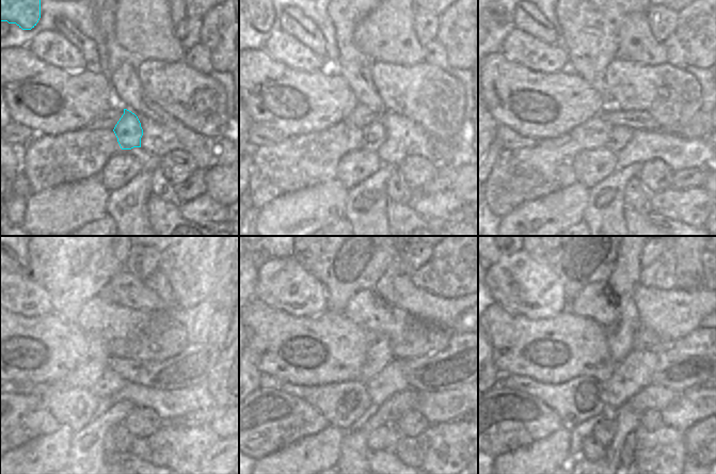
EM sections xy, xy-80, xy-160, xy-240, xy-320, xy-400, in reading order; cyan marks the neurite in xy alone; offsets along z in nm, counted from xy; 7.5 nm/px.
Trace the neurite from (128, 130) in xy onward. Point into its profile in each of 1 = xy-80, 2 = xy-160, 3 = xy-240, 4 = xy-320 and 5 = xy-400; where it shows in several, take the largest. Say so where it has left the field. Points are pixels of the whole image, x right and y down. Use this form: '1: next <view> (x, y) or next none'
1: next xy-80 (374, 135)
2: next xy-160 (620, 137)
3: next xy-240 (145, 379)
4: next xy-320 (391, 380)
5: next xy-400 (635, 373)

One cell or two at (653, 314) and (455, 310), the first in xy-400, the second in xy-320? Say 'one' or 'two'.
one

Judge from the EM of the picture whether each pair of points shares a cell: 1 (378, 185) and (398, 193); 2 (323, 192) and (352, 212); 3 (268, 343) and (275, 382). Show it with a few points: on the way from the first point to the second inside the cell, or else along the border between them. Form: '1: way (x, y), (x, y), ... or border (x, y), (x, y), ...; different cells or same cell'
1: border (398, 170), (386, 183), (387, 200); different cells
2: border (348, 190), (346, 211), (343, 217); different cells
3: border (260, 373), (275, 375), (298, 384); different cells

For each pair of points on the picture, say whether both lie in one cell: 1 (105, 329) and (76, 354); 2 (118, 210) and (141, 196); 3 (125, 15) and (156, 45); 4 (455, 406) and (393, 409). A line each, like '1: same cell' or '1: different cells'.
1: same cell
2: same cell
3: same cell
4: different cells

